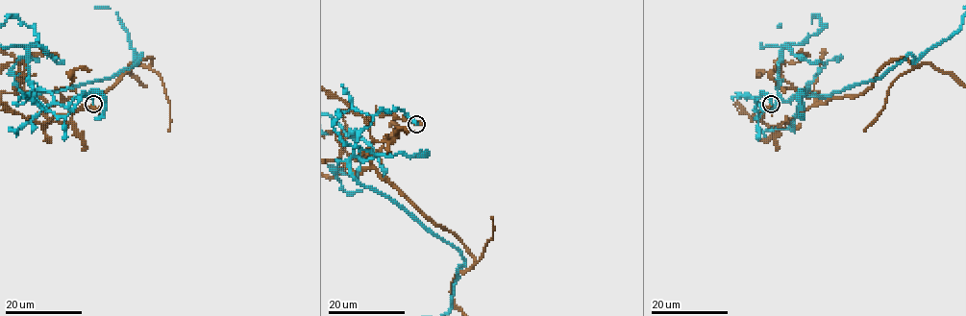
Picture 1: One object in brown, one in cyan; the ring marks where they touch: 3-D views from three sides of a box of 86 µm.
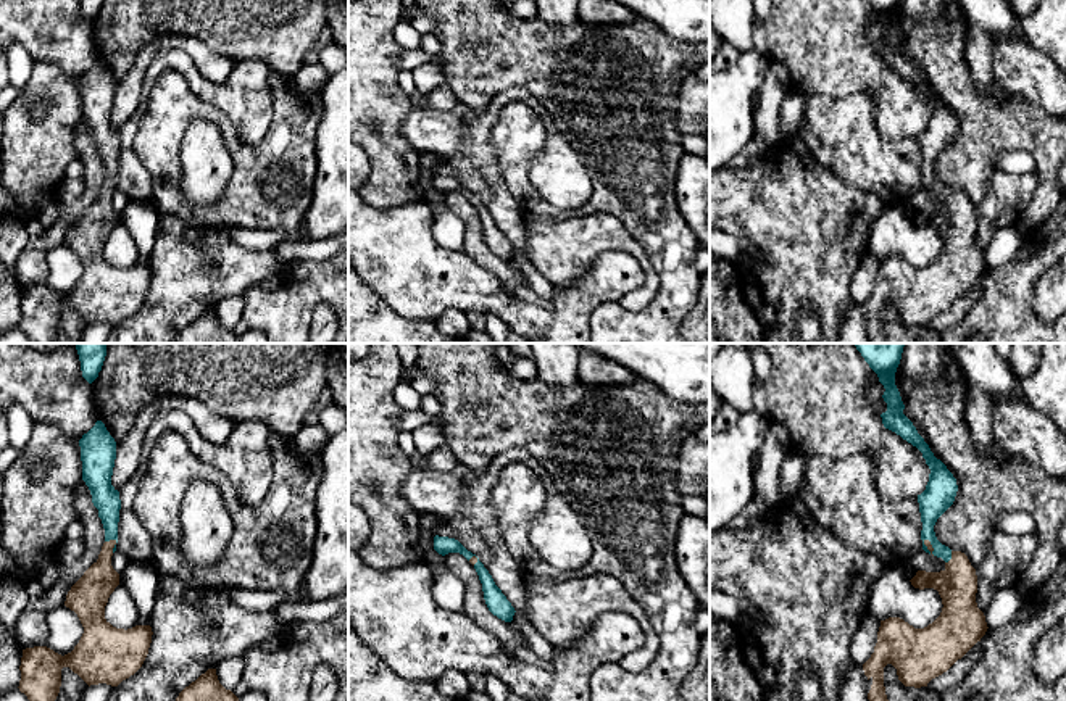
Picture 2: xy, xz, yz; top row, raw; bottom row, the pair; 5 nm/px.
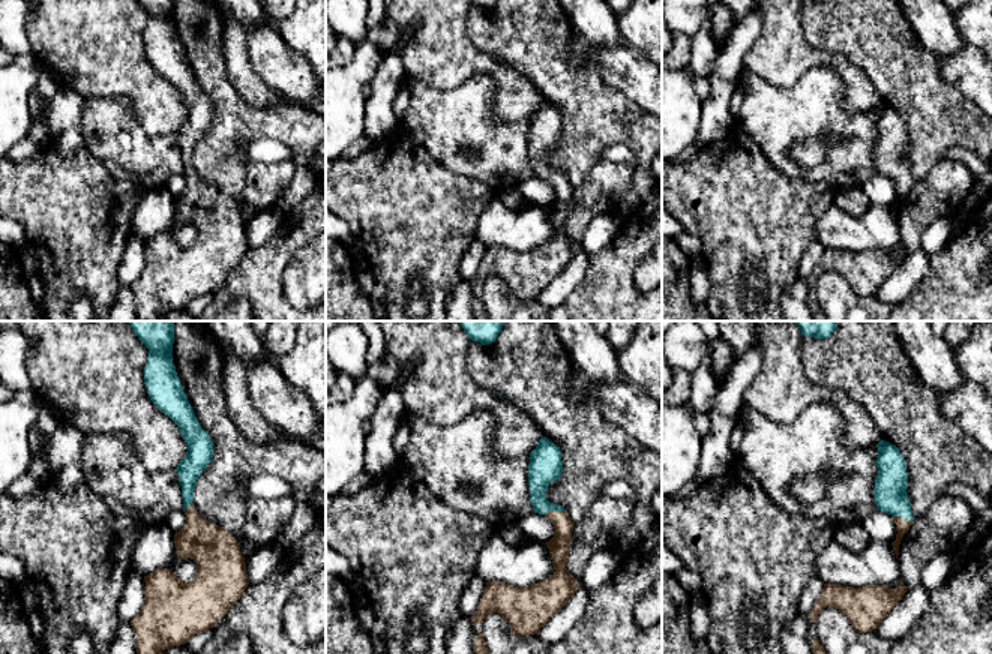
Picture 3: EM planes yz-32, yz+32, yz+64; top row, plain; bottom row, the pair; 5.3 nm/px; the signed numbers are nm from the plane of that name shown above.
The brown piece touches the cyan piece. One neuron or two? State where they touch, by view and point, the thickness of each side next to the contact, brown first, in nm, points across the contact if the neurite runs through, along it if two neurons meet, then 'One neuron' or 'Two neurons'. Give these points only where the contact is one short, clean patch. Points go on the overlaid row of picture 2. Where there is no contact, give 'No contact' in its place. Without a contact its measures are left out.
Touches brown at xy (115, 542). Thickness 170 nm (brown) against 140 nm. Two neurons

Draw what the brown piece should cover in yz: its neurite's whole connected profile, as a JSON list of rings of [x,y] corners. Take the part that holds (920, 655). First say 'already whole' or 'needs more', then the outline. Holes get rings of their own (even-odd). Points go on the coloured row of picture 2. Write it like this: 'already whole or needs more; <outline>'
already whole; [[[951,551],[943,570],[918,570],[910,582],[919,590],[937,590],[942,612],[924,628],[914,628],[900,617],[881,620],[874,653],[863,664],[864,675],[872,680],[869,701],[889,701],[884,686],[887,664],[897,669],[905,686],[927,686],[981,641],[989,628],[976,603],[976,569],[964,553]]]

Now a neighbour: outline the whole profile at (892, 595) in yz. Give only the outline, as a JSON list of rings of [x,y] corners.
[[[885,566],[868,595],[868,612],[879,620],[900,617],[924,628],[942,612],[942,598],[934,588],[914,588],[902,566]]]

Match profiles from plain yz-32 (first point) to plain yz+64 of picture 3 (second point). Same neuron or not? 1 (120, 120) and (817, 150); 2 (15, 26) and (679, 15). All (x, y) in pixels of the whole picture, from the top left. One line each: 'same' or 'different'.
1: different
2: same

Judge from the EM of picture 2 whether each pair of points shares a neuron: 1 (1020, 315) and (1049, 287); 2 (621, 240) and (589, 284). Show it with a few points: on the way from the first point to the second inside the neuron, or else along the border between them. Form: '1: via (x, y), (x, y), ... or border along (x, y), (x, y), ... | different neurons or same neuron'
1: border along (1047, 268), (1032, 297), (1032, 311), (1045, 324) | different neurons
2: border along (644, 269), (629, 253), (607, 250), (584, 273) | different neurons

